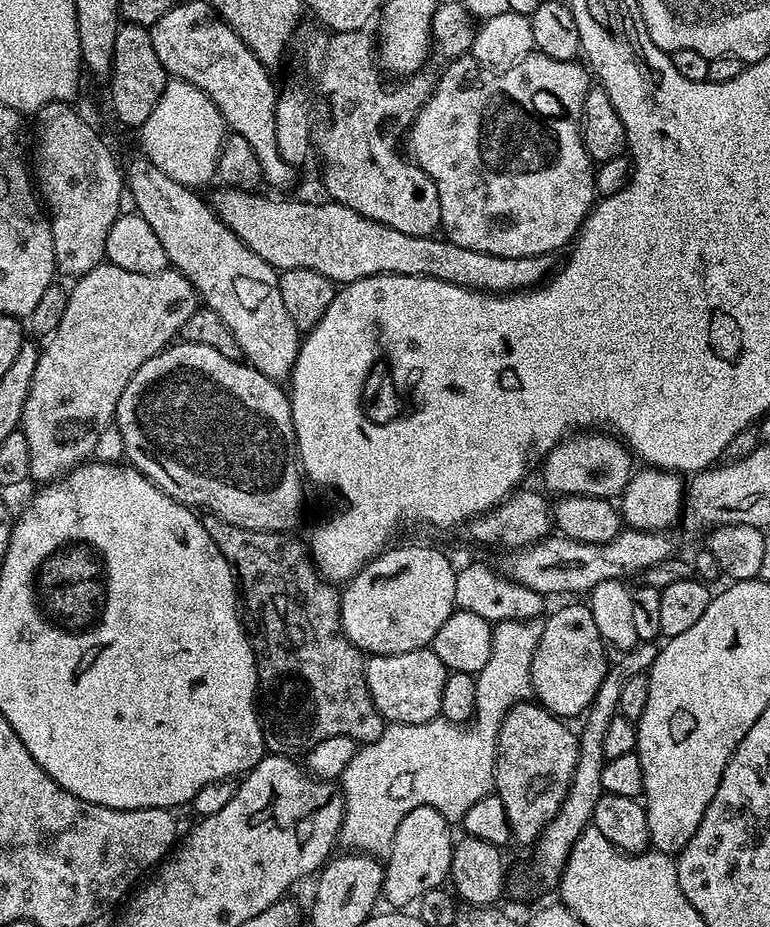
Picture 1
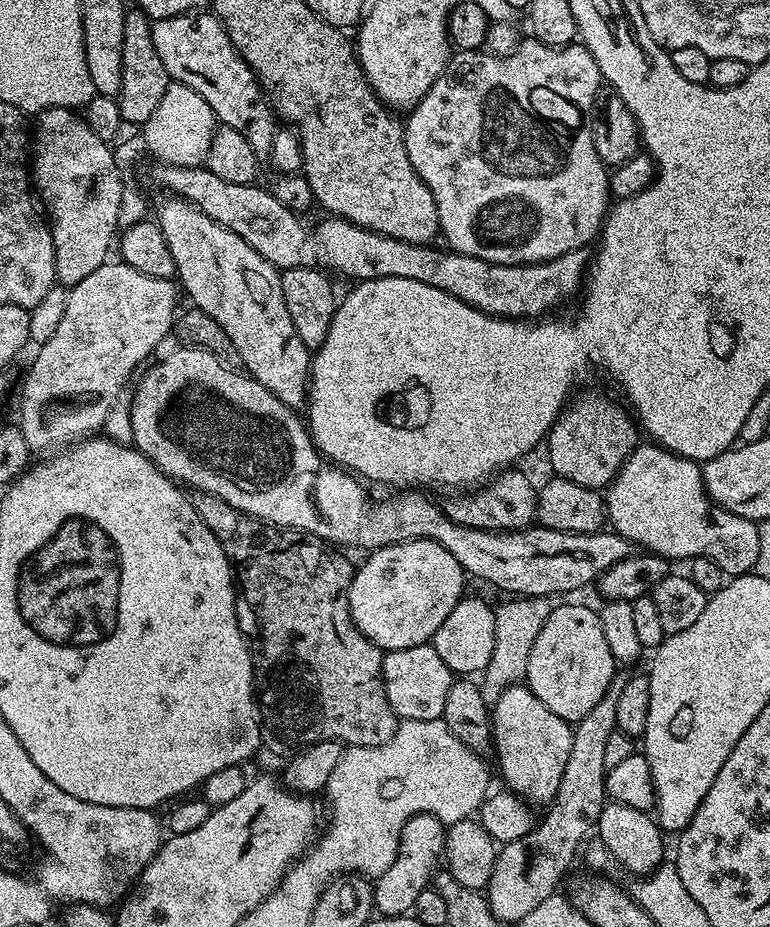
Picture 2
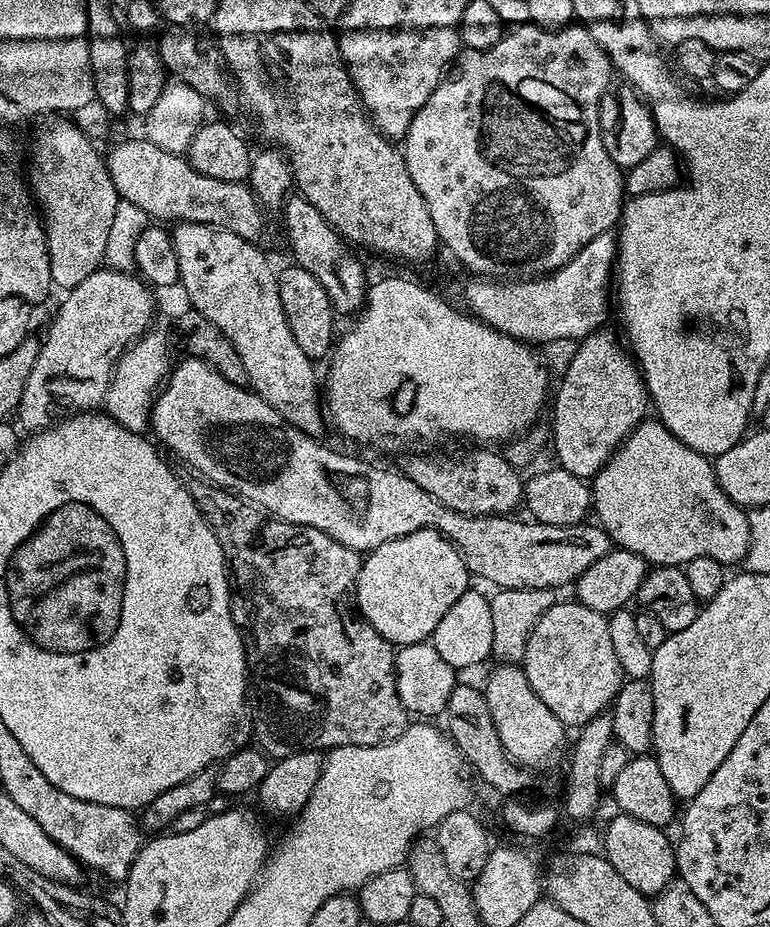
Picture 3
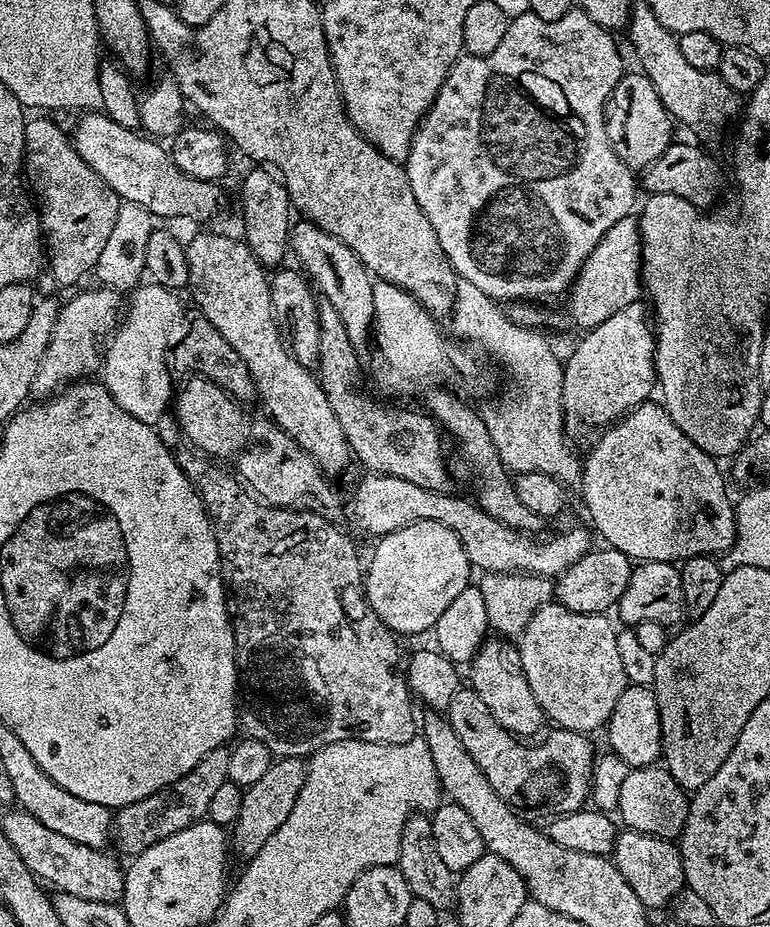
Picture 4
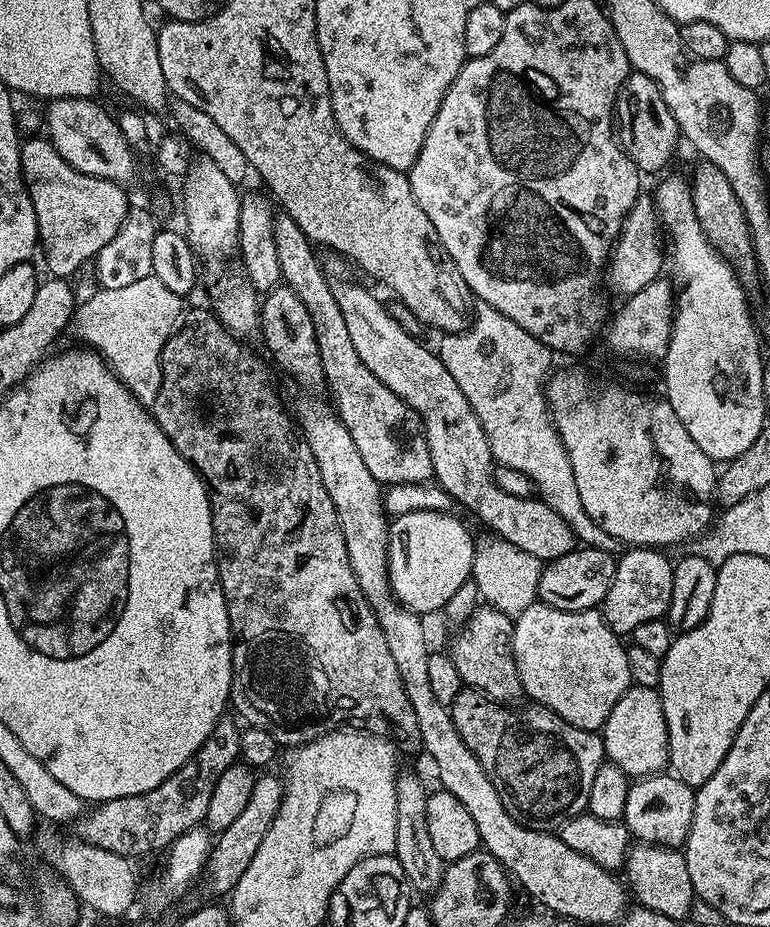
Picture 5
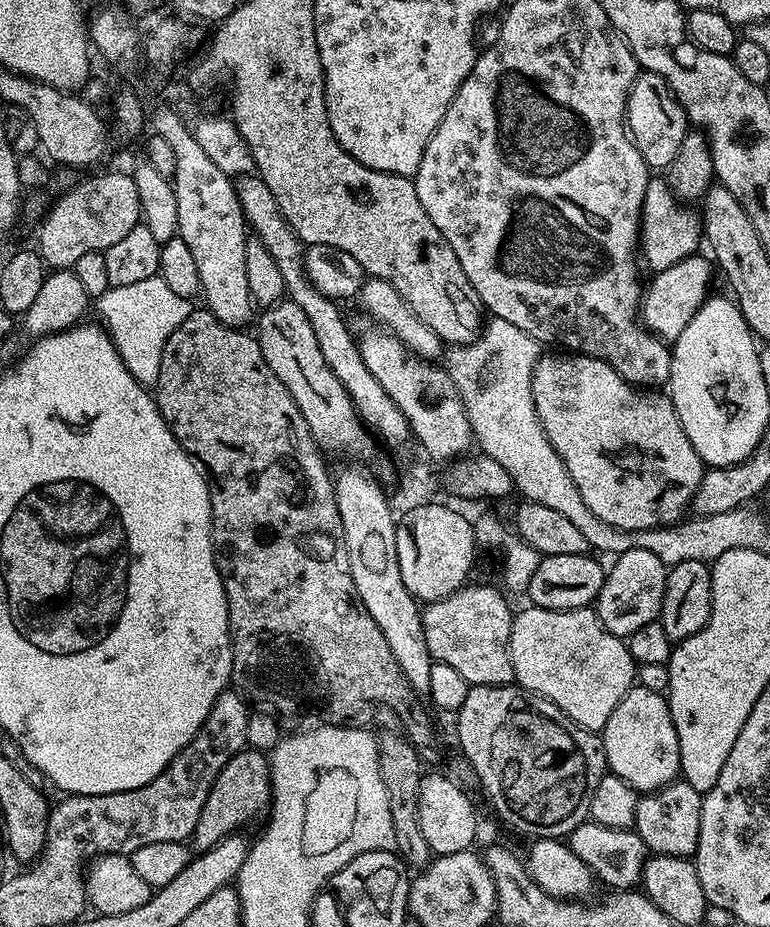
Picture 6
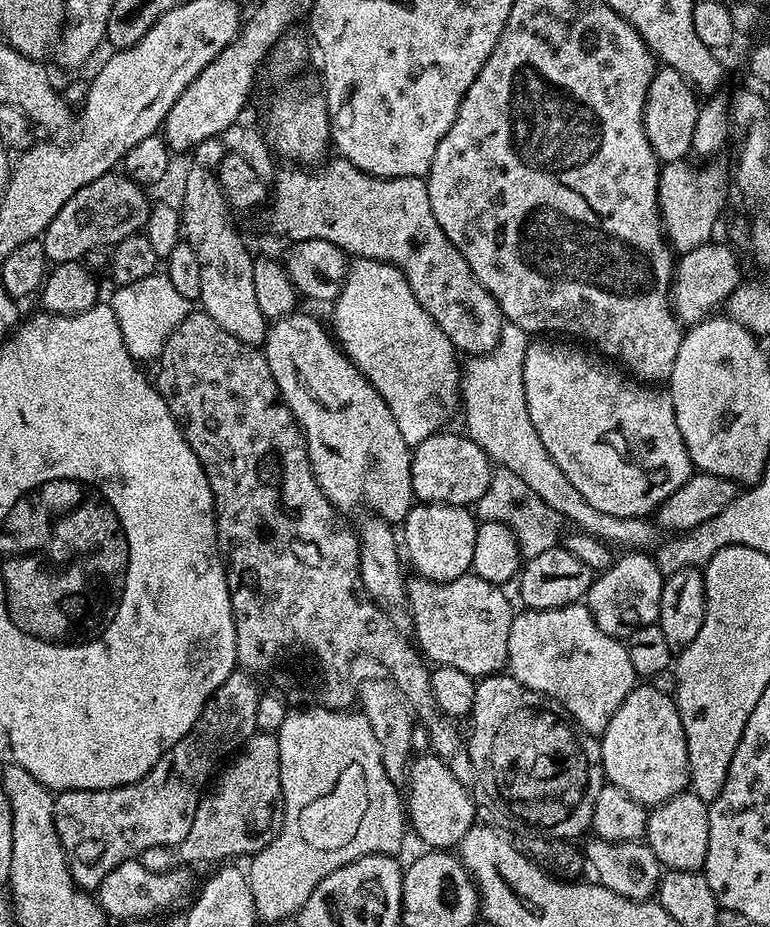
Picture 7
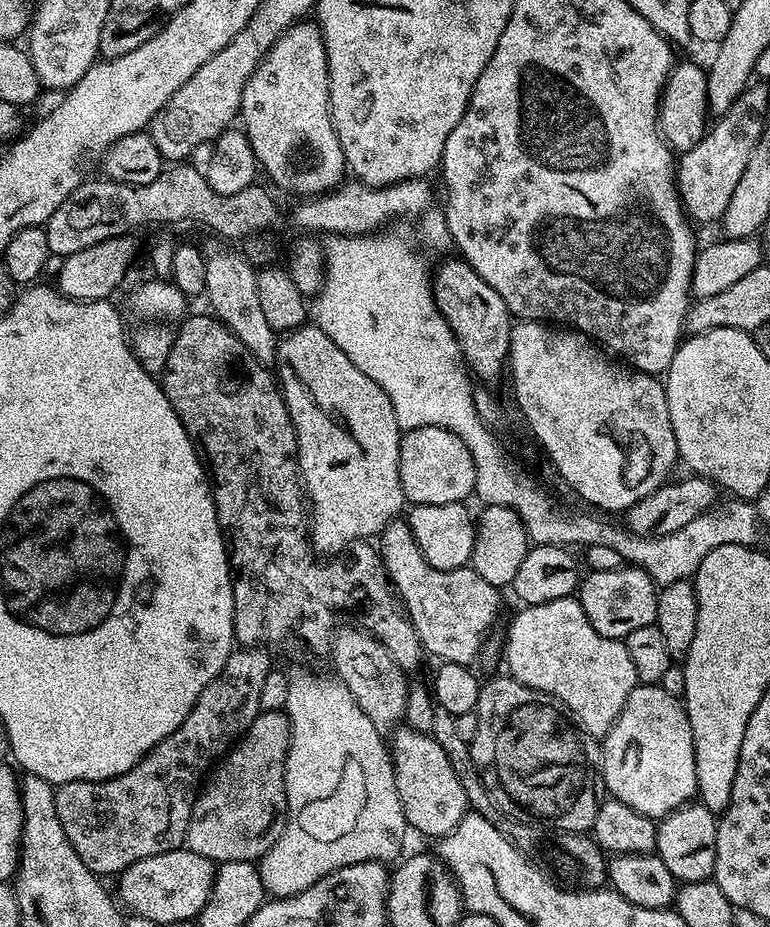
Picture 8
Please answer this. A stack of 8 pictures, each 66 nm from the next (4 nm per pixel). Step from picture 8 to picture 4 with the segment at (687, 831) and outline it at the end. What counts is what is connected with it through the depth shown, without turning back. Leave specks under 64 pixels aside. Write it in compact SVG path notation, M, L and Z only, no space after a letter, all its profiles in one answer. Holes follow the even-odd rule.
M659 763L648 764L645 768L628 771L626 779L622 781L616 812L622 824L624 819L625 829L672 840L684 831L689 799L689 793L680 787L680 783L668 773L667 768Z

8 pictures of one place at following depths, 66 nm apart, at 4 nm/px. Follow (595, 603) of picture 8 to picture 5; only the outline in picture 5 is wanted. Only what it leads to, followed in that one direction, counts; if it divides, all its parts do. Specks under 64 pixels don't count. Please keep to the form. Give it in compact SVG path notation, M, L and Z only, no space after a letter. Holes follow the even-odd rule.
M632 546L617 559L614 582L610 582L610 590L602 605L604 620L612 632L630 634L638 626L642 626L642 622L667 617L670 596L674 594L674 564L664 555L663 551L655 548Z

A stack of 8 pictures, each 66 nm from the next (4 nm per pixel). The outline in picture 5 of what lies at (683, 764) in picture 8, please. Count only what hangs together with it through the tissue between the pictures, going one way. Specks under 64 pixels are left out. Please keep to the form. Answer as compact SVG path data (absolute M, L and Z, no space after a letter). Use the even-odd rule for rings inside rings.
M633 686L610 710L602 729L605 757L618 765L630 778L643 778L663 773L668 763L668 731L666 714L662 714L662 698L655 688Z

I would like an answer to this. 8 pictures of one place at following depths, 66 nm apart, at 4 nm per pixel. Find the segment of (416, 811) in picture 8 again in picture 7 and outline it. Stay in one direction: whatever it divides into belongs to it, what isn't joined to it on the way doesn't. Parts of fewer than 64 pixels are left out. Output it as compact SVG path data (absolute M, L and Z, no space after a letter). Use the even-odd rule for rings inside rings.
M420 754L408 765L408 778L406 781L406 816L410 821L410 828L416 831L418 839L432 850L452 850L473 824L477 823L476 804L472 801L469 785L458 782L437 756Z

